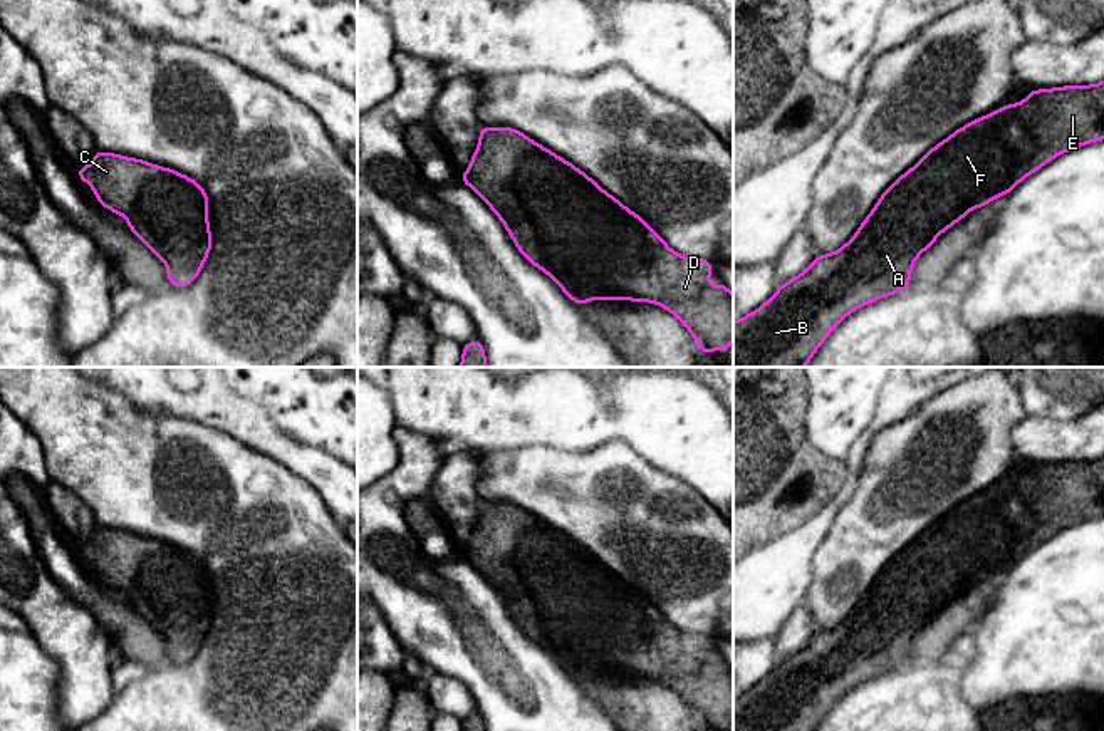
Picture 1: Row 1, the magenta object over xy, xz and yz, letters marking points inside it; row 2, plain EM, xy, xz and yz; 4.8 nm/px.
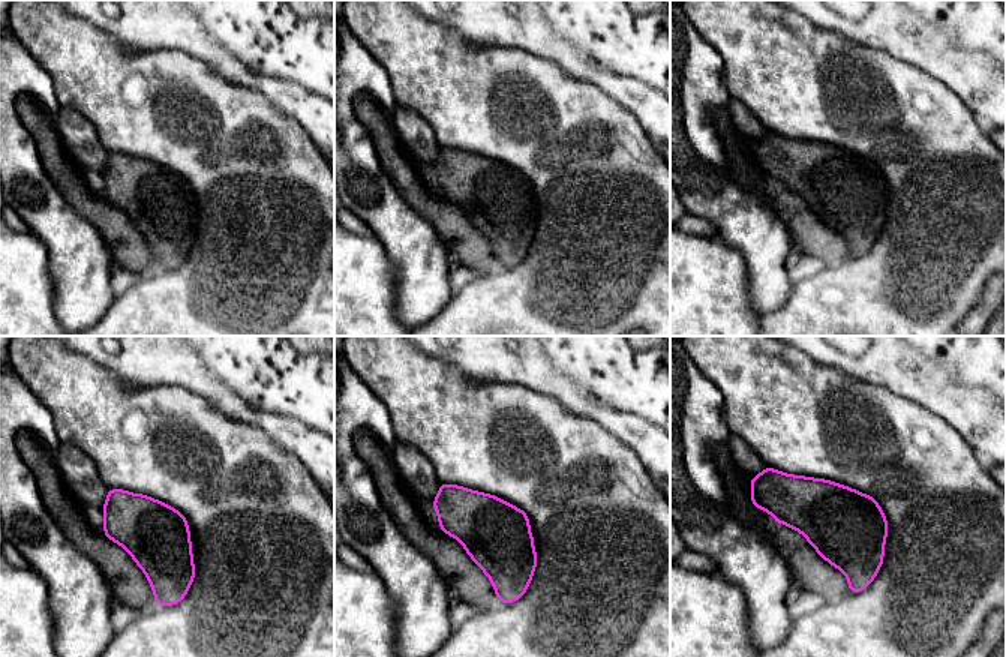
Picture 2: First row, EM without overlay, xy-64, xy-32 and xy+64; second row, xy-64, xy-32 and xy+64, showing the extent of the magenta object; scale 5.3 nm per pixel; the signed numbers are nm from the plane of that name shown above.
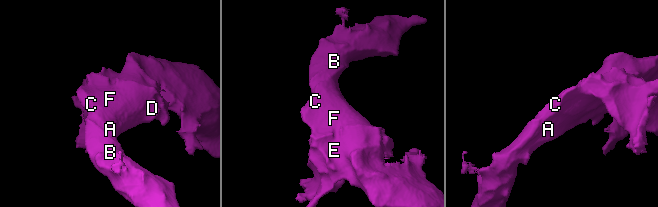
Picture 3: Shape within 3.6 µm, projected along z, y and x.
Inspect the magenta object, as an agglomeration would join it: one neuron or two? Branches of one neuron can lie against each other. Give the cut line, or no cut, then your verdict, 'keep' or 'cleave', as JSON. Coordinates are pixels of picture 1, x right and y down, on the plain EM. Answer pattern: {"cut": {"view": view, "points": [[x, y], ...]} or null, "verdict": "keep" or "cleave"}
{"cut": null, "verdict": "keep"}

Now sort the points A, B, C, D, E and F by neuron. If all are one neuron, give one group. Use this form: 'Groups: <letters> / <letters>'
Groups: A B C D E F

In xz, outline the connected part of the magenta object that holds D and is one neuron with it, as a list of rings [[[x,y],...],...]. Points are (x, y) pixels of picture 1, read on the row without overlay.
[[[482,501],[476,526],[460,557],[466,558],[488,578],[520,629],[534,642],[552,652],[575,679],[586,682],[587,676],[597,674],[658,679],[681,696],[695,713],[701,729],[716,724],[730,726],[733,716],[733,669],[725,659],[710,661],[706,657],[715,645],[711,637],[674,629],[641,592],[606,568],[586,548],[523,508],[512,503]]]

